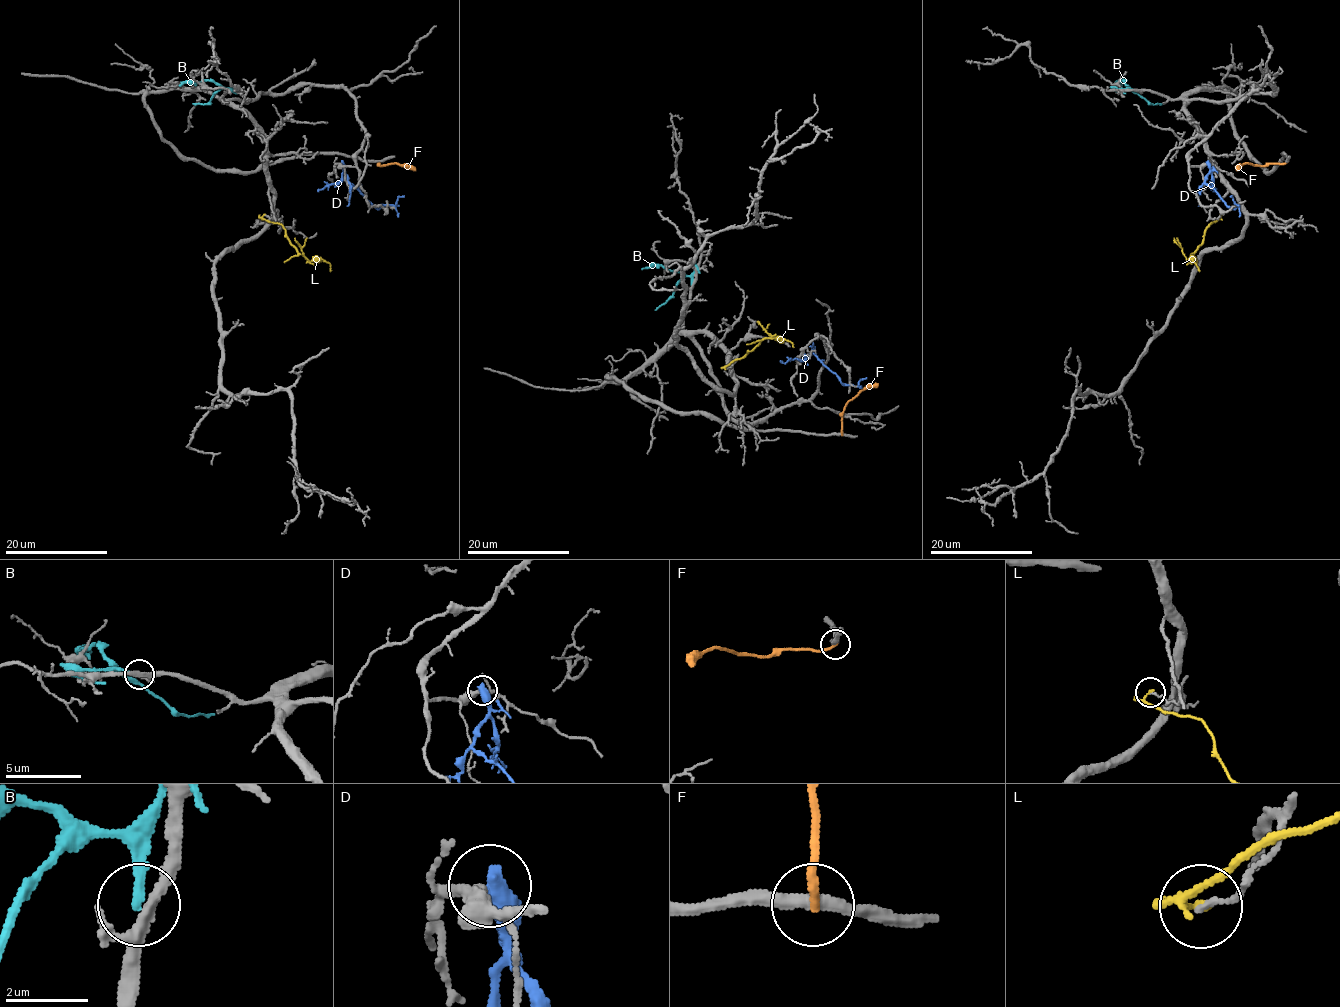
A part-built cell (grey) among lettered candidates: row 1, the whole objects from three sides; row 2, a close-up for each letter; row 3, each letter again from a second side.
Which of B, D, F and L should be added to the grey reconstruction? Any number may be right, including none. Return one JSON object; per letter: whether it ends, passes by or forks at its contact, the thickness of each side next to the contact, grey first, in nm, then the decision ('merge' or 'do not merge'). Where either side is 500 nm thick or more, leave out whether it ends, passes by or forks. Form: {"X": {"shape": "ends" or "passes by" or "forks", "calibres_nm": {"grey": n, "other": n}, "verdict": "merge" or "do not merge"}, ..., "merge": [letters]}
{"B": {"shape": "ends", "calibres_nm": {"grey": 240, "other": 180}, "verdict": "do not merge"}, "D": {"calibres_nm": {"grey": 280, "other": 550}, "verdict": "do not merge"}, "F": {"shape": "ends", "calibres_nm": {"grey": 300, "other": 200}, "verdict": "do not merge"}, "L": {"shape": "forks", "calibres_nm": {"grey": 130, "other": 120}, "verdict": "do not merge"}, "merge": []}

